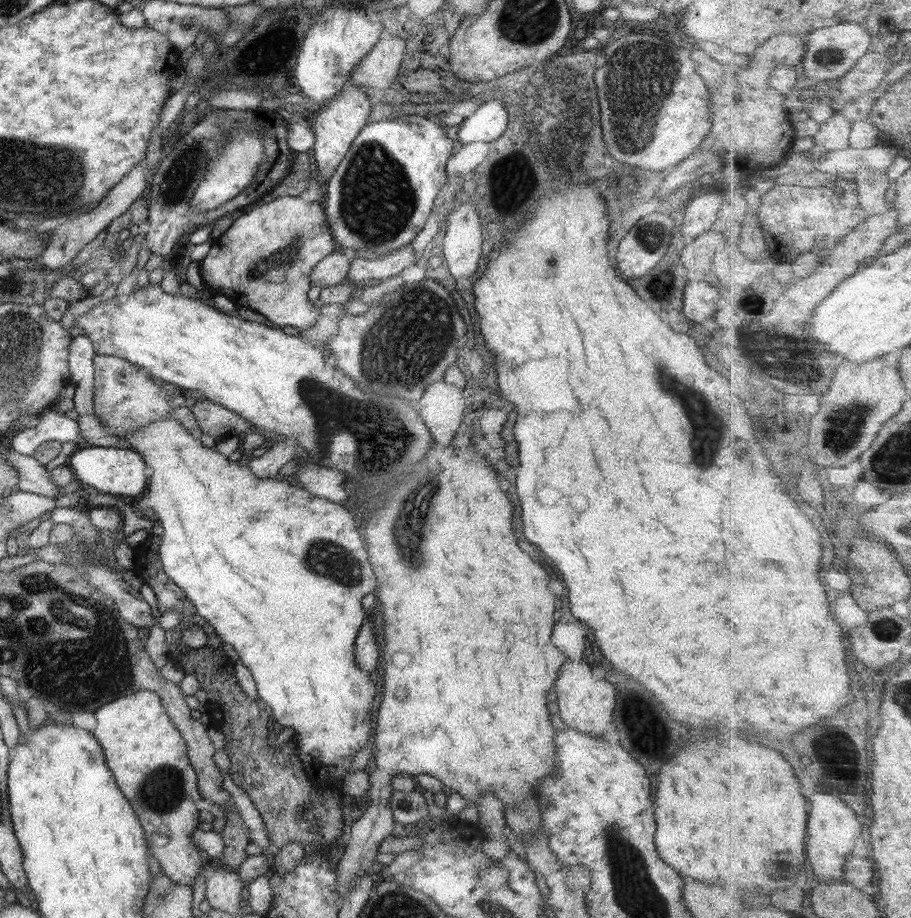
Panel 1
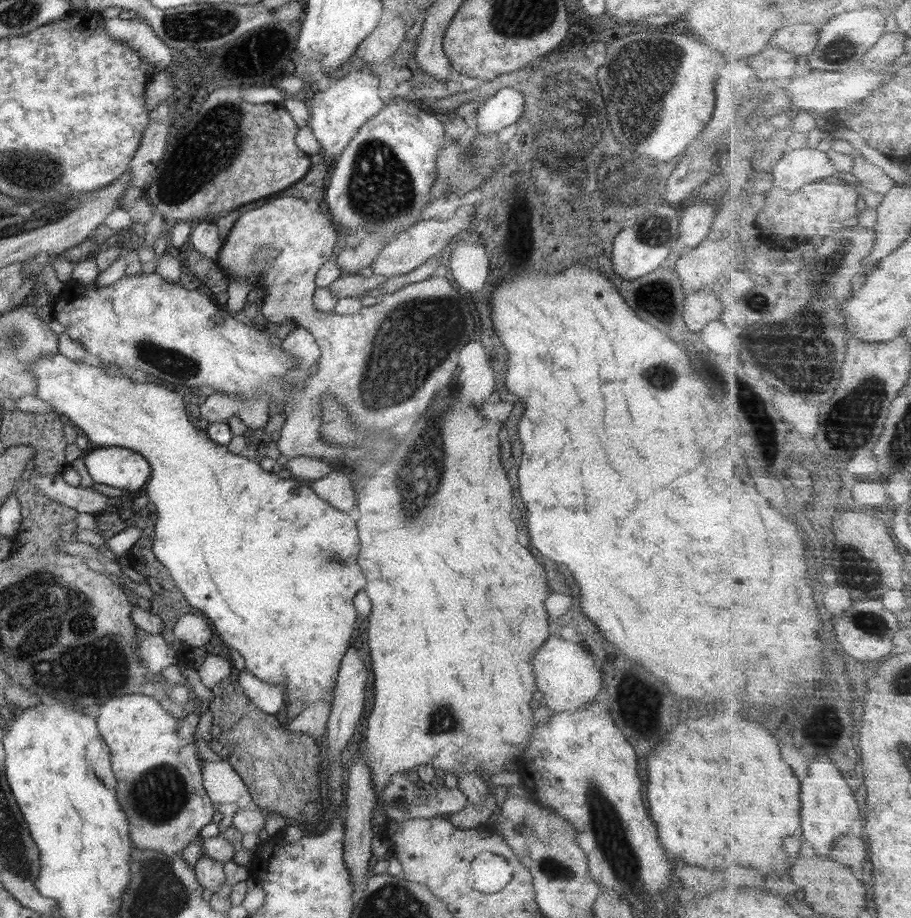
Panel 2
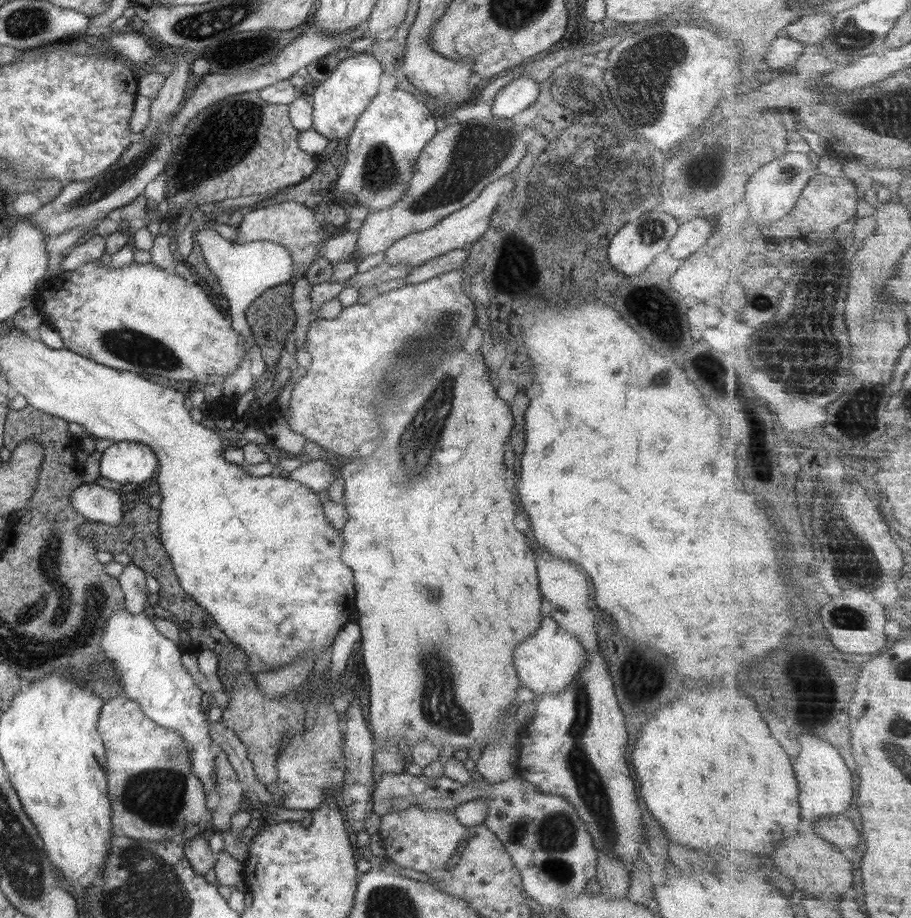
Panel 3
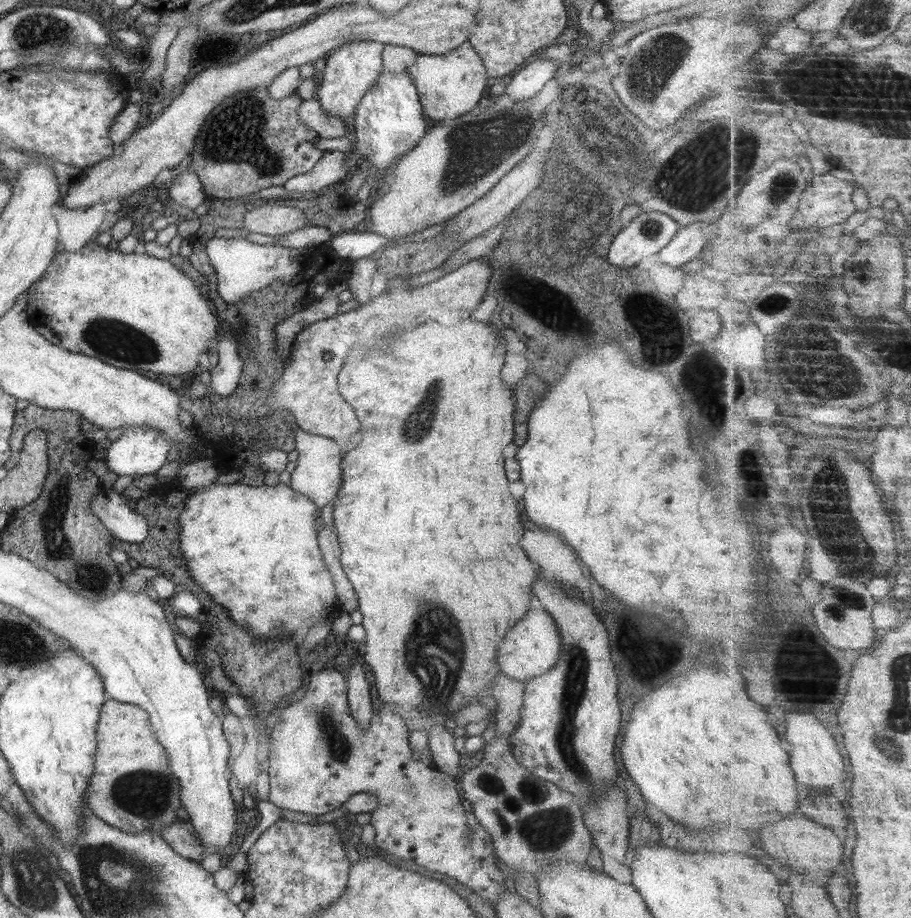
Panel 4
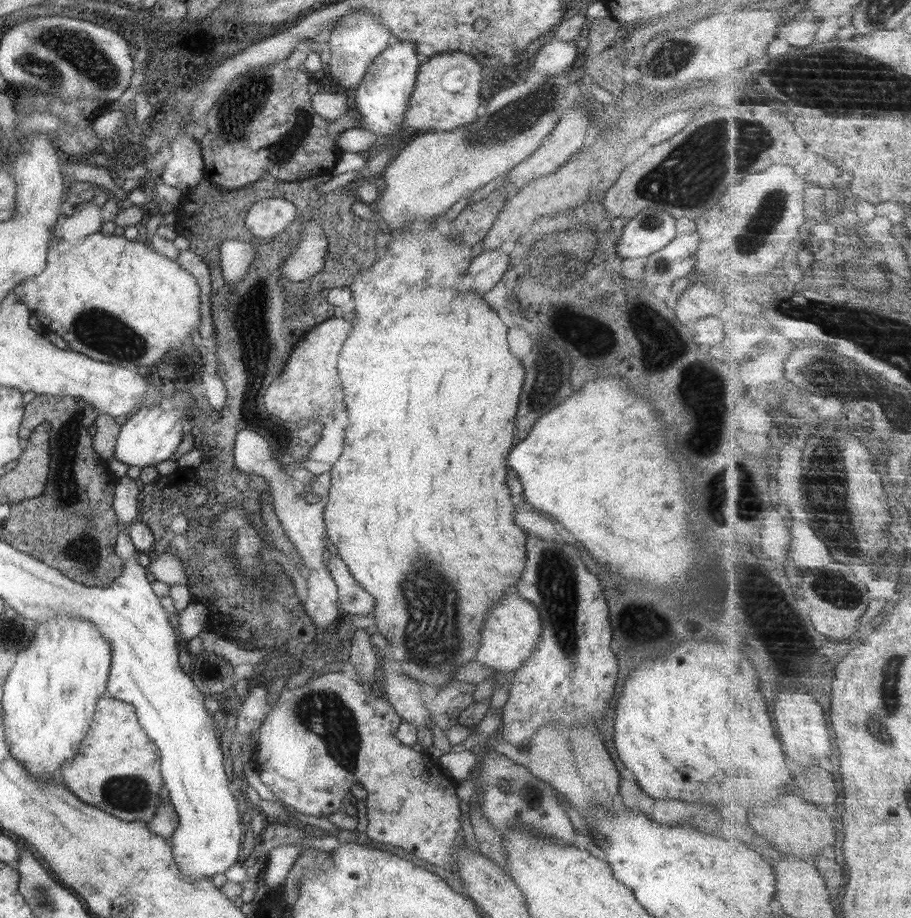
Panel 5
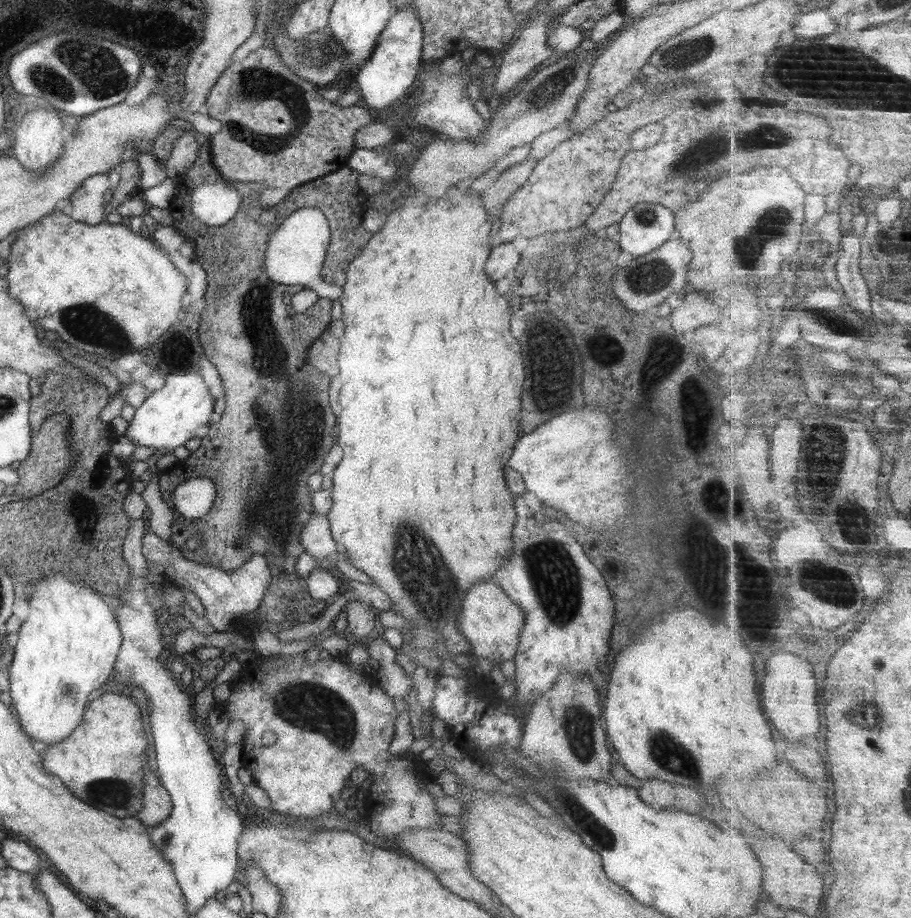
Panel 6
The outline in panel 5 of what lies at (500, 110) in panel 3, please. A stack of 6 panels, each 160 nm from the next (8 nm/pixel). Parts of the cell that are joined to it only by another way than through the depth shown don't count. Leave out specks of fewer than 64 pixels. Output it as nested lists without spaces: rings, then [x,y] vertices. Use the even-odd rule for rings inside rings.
[[[555,38],[548,44],[541,46],[533,64],[530,66],[530,74],[540,74],[541,76],[554,76],[559,72],[570,72],[571,64],[575,56],[579,53],[572,41],[559,41]]]

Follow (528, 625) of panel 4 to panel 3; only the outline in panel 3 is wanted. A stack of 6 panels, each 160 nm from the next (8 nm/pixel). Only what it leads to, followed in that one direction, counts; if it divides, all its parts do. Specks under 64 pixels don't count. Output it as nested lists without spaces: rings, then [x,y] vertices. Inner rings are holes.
[[[542,617],[541,628],[535,636],[525,639],[513,651],[513,664],[520,680],[520,686],[528,688],[533,694],[553,694],[568,687],[584,667],[586,654],[573,634],[563,630],[552,618]]]

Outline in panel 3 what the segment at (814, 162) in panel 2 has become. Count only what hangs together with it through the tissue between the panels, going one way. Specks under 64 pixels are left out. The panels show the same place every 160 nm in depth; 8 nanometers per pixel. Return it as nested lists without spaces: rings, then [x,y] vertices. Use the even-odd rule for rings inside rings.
[[[789,151],[784,157],[765,164],[753,174],[753,182],[747,184],[746,204],[749,214],[745,214],[743,218],[755,220],[761,225],[781,220],[796,207],[799,194],[802,194],[804,188],[808,186],[813,177],[817,176],[818,172],[817,166],[803,152]]]

